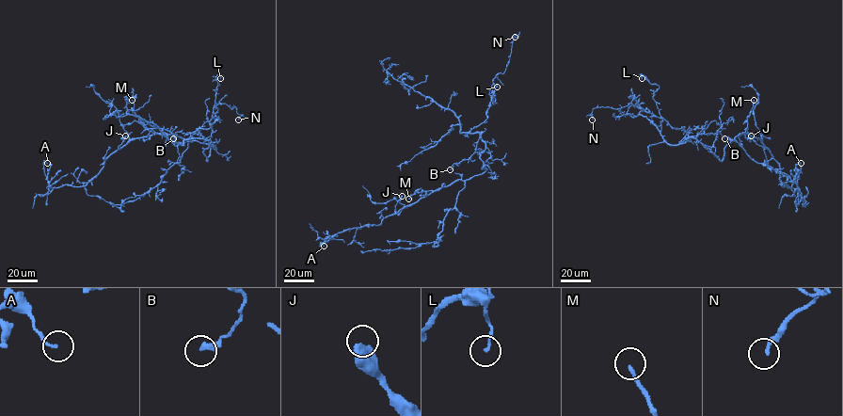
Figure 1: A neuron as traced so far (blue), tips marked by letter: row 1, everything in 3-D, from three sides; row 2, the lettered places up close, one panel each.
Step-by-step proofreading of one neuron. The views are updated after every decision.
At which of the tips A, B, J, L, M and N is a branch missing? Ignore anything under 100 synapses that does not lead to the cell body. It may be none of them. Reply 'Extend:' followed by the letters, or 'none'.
Extend: none

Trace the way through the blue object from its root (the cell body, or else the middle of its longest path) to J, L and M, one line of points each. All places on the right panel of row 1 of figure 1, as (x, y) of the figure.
J: (729, 143), (735, 141), (739, 134), (747, 134), (758, 137), (768, 148), (757, 144), (751, 136)
L: (729, 143), (720, 161), (682, 128), (672, 127), (653, 98), (659, 87), (644, 74), (642, 78)
M: (729, 143), (735, 141), (739, 134), (745, 133), (754, 100)

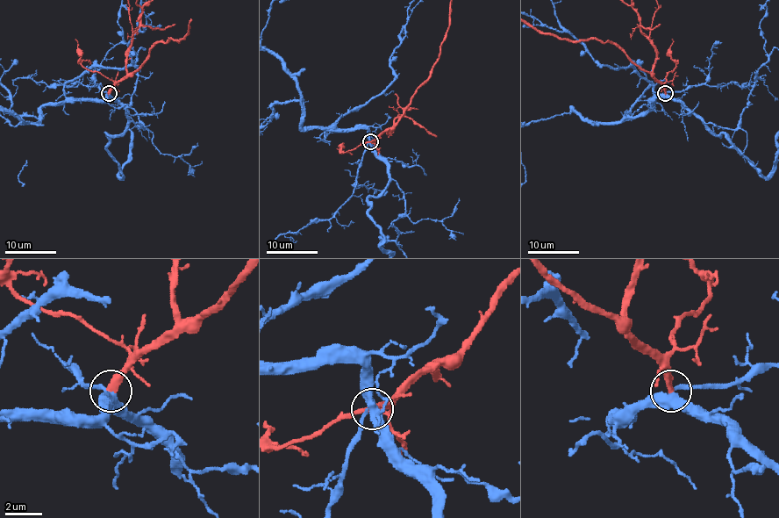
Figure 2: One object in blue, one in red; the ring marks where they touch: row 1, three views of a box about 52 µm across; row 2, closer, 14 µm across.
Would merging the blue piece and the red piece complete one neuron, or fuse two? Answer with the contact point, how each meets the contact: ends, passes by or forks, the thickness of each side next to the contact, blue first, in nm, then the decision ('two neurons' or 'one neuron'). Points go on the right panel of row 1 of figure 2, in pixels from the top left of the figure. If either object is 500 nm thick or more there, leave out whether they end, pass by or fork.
(665, 93) | blue forks | red ends | 400/400 nm | one neuron

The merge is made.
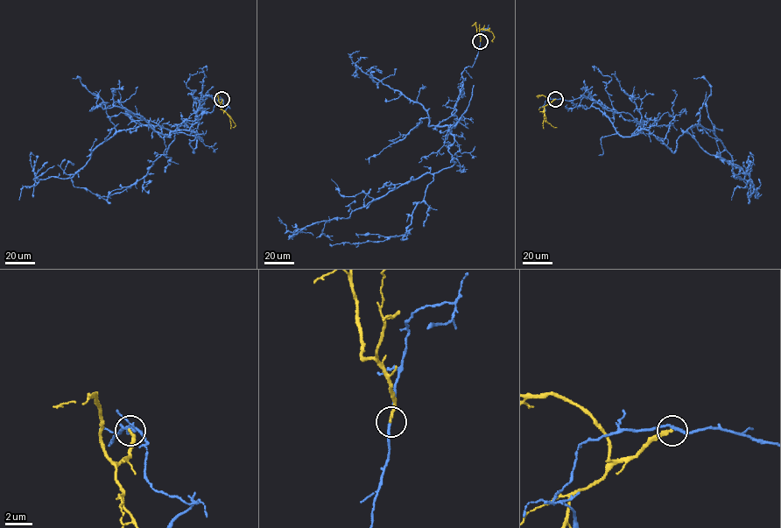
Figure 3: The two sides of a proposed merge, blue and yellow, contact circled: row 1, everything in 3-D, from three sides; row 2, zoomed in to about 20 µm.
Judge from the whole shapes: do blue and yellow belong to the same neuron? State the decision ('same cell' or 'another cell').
another cell

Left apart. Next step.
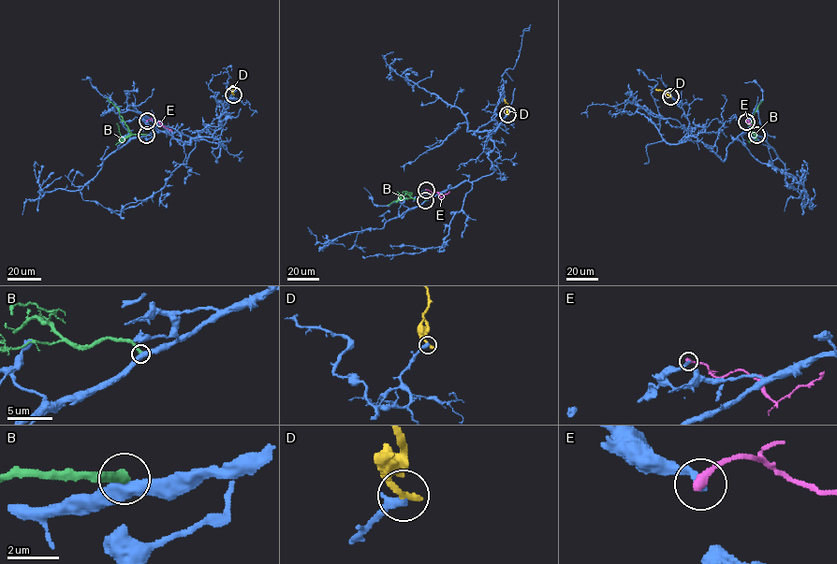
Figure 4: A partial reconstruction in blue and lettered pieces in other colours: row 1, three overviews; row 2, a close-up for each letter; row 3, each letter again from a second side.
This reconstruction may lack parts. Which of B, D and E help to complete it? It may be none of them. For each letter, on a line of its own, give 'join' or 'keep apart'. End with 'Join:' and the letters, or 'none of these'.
B: keep apart
D: keep apart
E: keep apart
Join: none of these

